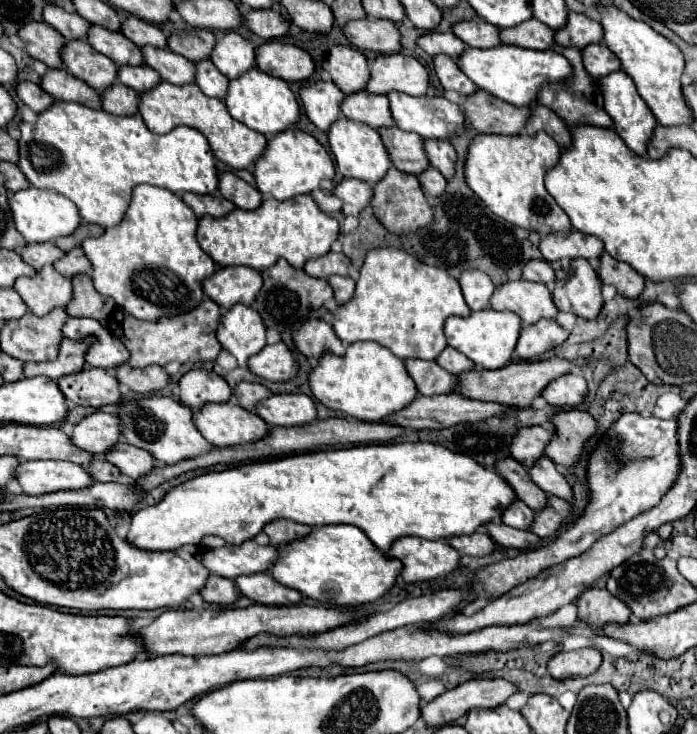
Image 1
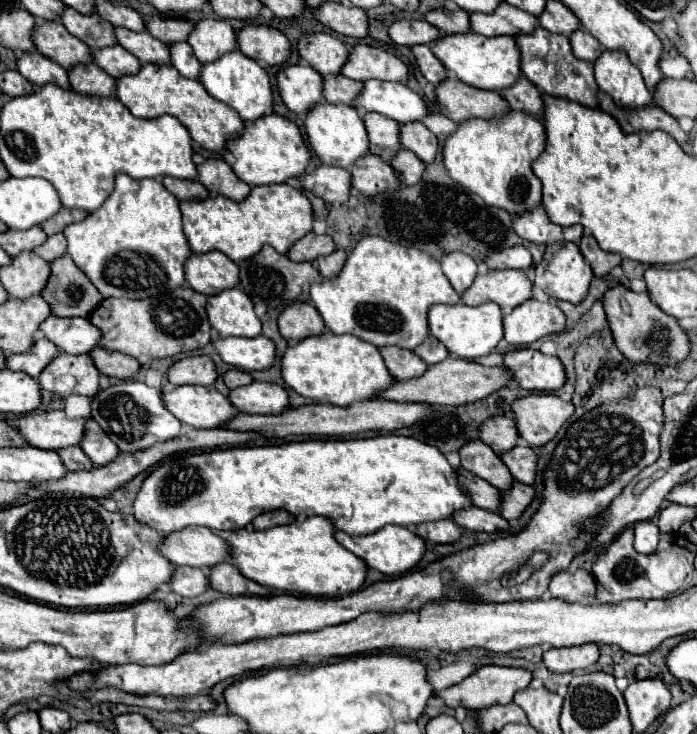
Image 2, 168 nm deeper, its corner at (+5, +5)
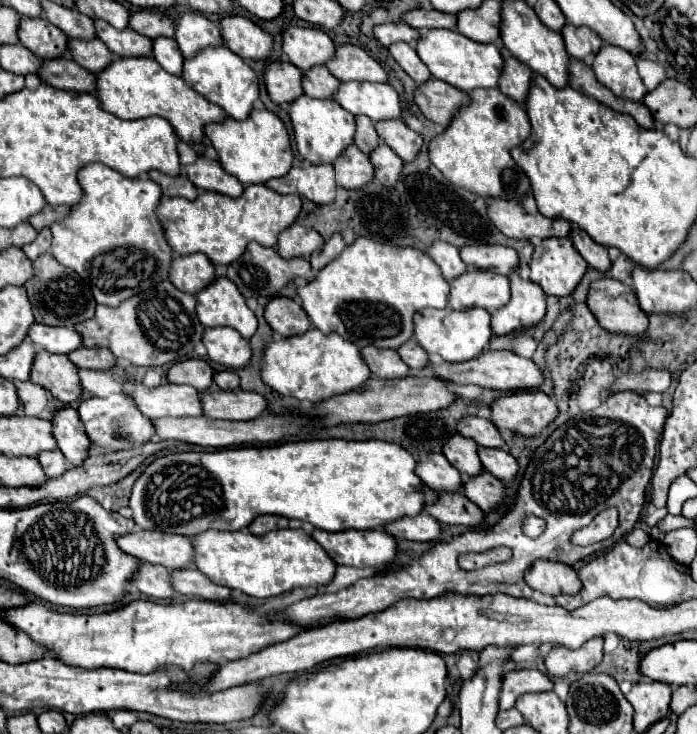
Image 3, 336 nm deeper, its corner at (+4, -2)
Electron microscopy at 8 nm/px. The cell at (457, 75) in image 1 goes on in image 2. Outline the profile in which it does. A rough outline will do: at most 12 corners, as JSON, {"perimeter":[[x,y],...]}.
{"perimeter":[[428,45],[410,47],[420,73],[438,85],[446,69]]}

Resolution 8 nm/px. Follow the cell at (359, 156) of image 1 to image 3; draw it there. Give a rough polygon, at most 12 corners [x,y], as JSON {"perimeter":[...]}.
{"perimeter":[[301,96],[289,110],[299,154],[333,164],[355,140],[355,116]]}

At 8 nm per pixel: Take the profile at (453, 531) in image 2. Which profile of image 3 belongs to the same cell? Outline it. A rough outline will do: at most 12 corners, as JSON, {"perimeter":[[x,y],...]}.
{"perimeter":[[427,512],[385,526],[391,536],[435,542],[439,522]]}

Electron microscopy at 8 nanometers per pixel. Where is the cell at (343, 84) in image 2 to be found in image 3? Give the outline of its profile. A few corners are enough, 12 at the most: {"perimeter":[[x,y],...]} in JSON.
{"perimeter":[[325,66],[303,72],[303,90],[311,98],[331,98],[339,80]]}

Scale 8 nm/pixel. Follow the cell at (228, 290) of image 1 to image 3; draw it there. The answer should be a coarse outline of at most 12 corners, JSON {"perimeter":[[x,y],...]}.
{"perimeter":[[203,254],[175,256],[169,278],[175,288],[197,296],[217,280]]}

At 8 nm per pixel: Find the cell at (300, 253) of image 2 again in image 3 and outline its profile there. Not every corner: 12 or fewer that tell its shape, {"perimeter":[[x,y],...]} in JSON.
{"perimeter":[[289,226],[277,252],[291,260],[321,250],[325,240],[317,230]]}

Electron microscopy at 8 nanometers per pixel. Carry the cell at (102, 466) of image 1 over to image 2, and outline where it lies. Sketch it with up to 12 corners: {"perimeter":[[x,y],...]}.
{"perimeter":[[76,445],[58,449],[68,471],[96,467]]}

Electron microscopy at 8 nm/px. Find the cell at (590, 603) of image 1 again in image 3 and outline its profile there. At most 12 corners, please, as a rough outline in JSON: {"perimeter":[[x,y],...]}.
{"perimeter":[[535,562],[525,574],[533,590],[573,596],[583,586],[571,566]]}

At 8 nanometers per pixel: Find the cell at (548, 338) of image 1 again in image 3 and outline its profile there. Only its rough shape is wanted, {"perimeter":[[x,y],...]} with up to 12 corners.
{"perimeter":[[511,280],[511,302],[491,316],[495,336],[543,322],[545,294],[537,284]]}

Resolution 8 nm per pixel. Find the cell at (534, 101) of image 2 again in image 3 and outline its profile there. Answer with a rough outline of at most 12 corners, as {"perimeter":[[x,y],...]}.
{"perimeter":[[501,46],[499,90],[525,104],[533,72]]}

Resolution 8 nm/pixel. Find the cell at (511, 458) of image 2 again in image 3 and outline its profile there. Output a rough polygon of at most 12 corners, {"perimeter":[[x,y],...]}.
{"perimeter":[[479,448],[479,458],[493,476],[511,482],[519,462],[507,450]]}

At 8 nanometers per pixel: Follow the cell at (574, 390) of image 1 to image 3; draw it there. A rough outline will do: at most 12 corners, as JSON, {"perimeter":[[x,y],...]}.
{"perimeter":[[513,352],[429,364],[453,384],[499,392],[537,390],[545,374]]}

